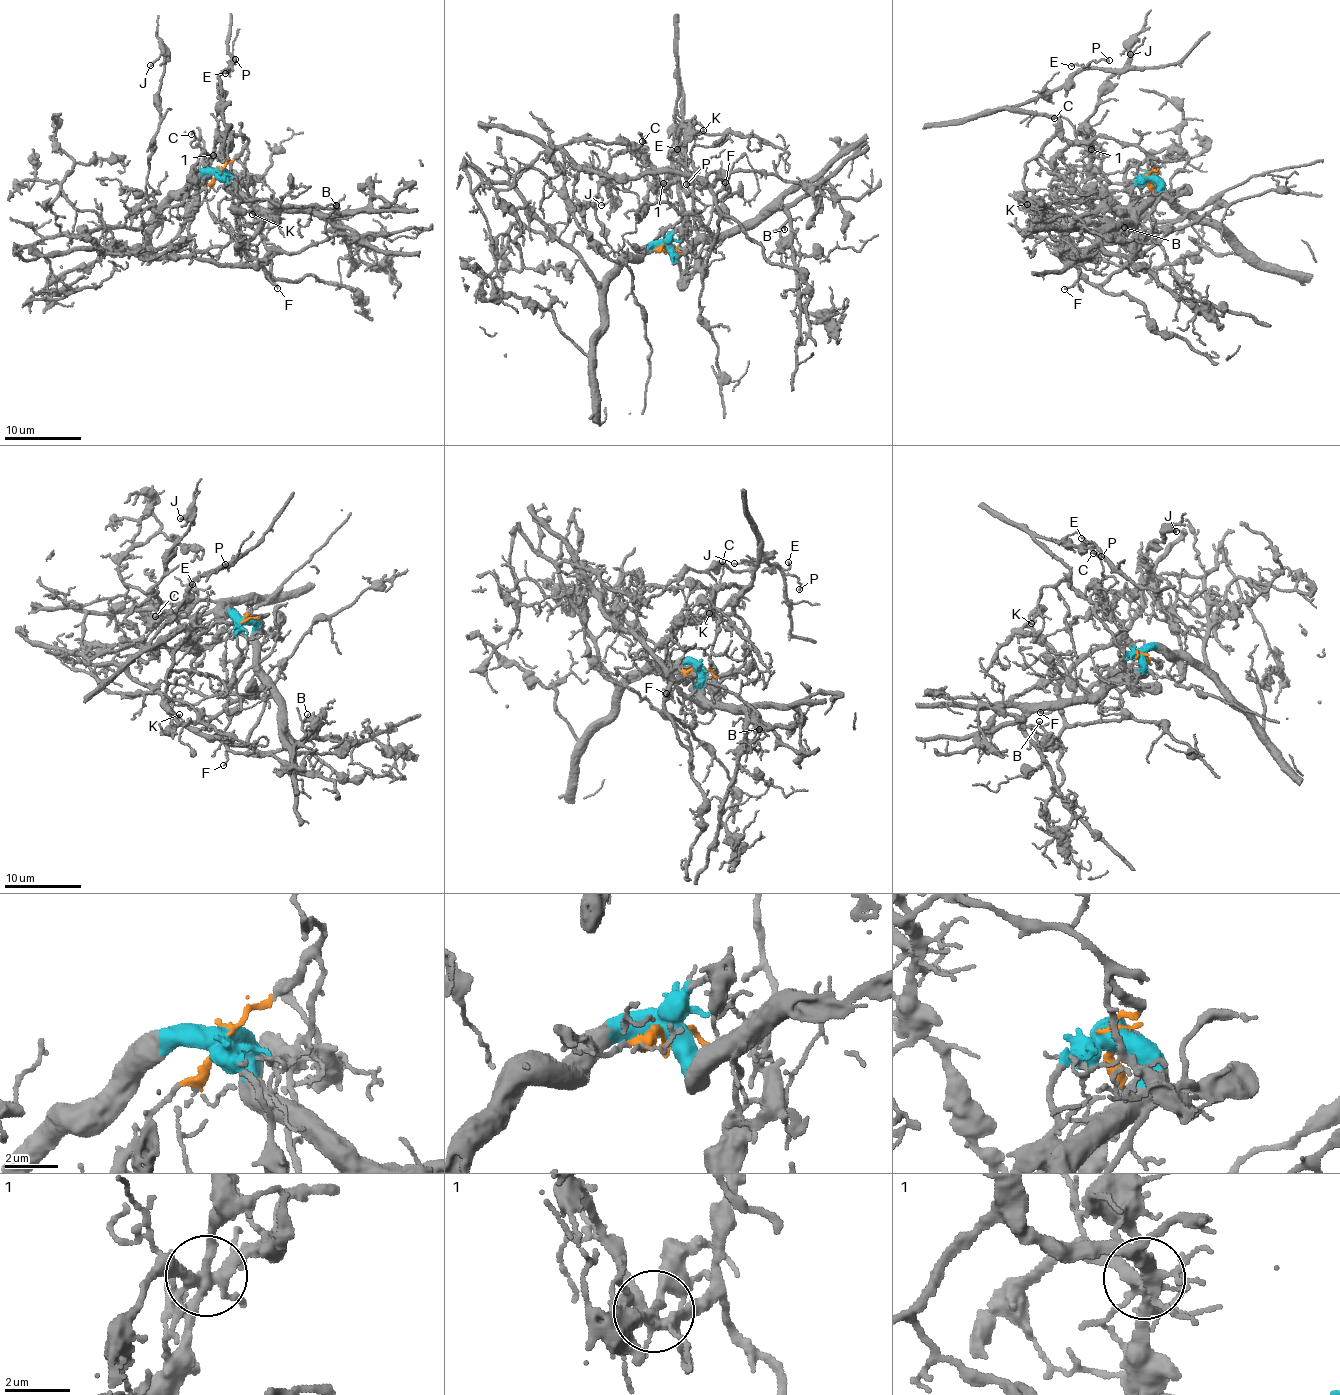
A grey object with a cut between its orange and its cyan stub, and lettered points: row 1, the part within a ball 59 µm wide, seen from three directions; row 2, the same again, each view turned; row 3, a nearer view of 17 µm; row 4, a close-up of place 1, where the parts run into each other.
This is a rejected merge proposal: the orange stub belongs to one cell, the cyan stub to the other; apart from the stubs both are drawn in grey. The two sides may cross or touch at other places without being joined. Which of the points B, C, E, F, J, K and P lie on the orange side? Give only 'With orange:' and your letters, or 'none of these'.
With orange: C, E, F, K, P

